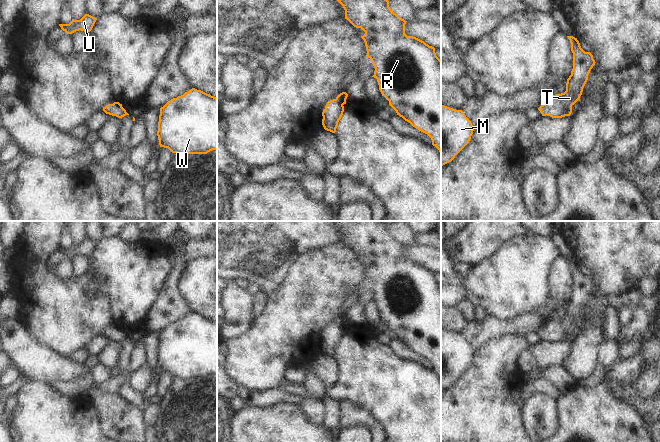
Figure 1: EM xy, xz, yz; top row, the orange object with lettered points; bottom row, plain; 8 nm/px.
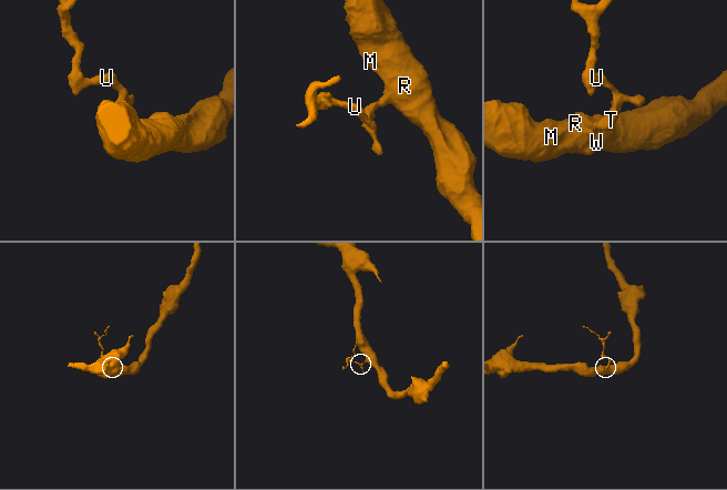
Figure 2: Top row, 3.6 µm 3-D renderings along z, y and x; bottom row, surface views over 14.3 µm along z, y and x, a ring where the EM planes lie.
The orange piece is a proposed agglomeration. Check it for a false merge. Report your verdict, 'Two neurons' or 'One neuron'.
One neuron

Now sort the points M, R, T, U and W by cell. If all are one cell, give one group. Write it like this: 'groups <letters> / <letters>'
groups M R T U W

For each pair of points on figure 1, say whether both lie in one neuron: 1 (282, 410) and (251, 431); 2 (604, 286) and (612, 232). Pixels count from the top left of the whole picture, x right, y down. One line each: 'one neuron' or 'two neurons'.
1: one neuron
2: one neuron

